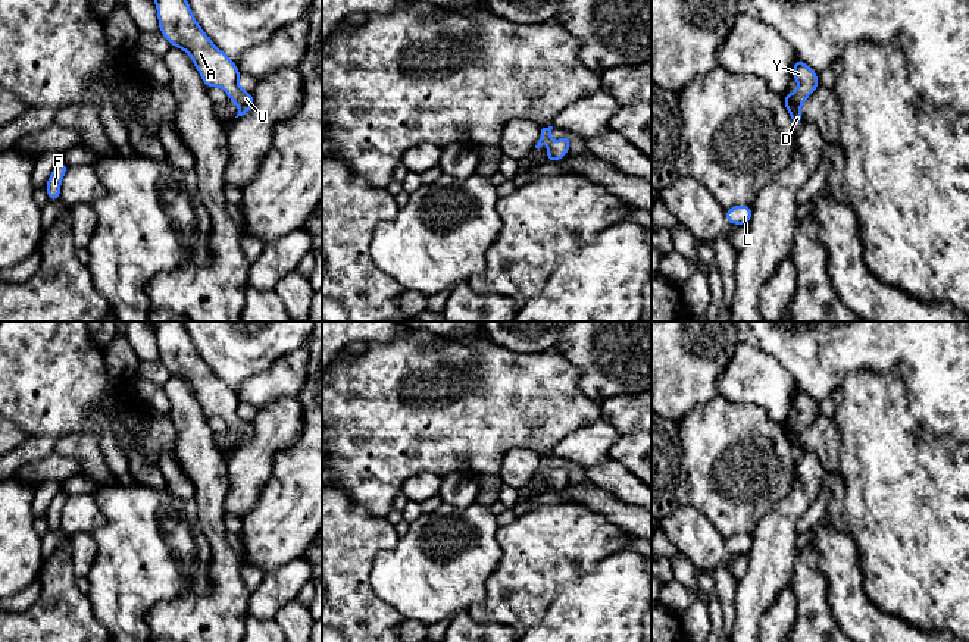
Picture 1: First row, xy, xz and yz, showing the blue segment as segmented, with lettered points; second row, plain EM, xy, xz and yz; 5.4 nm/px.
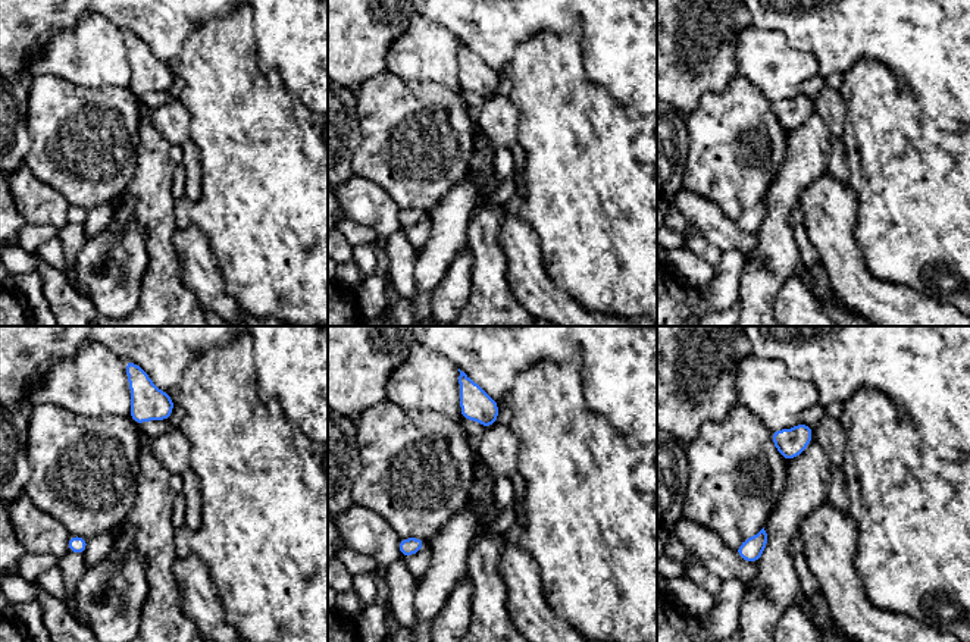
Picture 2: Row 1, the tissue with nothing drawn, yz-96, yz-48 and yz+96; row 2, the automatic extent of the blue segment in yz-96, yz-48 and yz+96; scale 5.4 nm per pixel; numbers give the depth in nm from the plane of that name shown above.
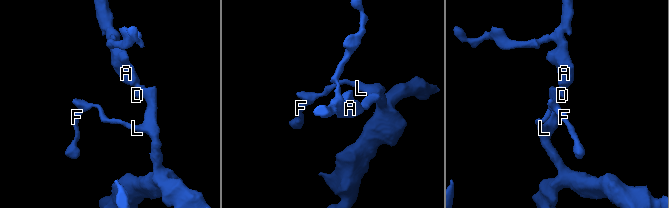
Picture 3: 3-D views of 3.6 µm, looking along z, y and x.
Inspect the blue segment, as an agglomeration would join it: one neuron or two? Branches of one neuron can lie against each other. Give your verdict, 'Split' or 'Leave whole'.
Leave whole

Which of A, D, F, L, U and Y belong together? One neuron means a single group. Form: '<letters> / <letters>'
A D F L U Y

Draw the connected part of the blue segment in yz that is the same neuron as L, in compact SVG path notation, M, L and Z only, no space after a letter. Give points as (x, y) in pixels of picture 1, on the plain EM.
M740 533L725 539L725 547L731 554L747 554L751 549L753 539L748 533Z

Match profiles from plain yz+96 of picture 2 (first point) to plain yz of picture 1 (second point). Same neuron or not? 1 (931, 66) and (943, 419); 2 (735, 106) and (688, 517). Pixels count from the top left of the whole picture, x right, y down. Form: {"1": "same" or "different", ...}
{"1": "same", "2": "different"}

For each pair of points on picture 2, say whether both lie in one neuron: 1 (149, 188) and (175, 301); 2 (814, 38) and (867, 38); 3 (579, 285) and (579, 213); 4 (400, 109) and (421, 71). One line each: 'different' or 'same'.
1: same
2: same
3: same
4: different

